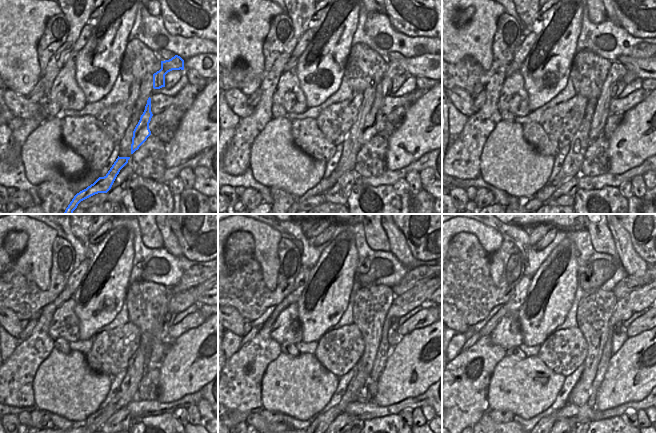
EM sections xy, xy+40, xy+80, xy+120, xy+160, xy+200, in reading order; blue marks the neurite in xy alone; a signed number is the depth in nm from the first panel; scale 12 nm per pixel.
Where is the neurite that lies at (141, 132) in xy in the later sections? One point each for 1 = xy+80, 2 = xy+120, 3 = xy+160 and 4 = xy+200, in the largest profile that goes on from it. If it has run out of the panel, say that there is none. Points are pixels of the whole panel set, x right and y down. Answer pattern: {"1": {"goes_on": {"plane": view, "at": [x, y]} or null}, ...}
{"1": {"goes_on": {"plane": "xy+80", "at": [618, 70]}}, "2": {"goes_on": {"plane": "xy+120", "at": [147, 345]}}, "3": {"goes_on": {"plane": "xy+160", "at": [390, 315]}}, "4": {"goes_on": {"plane": "xy+200", "at": [615, 317]}}}

